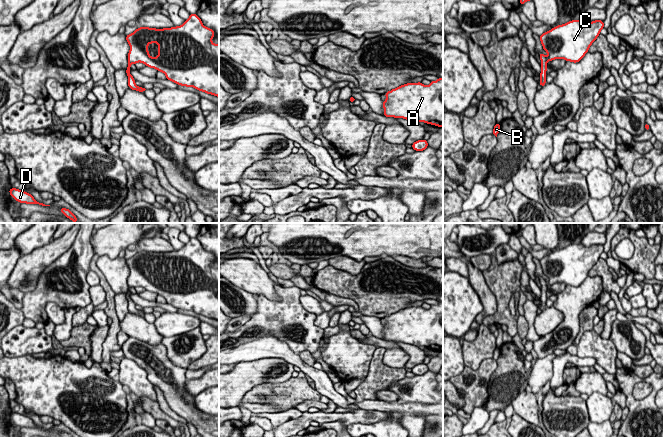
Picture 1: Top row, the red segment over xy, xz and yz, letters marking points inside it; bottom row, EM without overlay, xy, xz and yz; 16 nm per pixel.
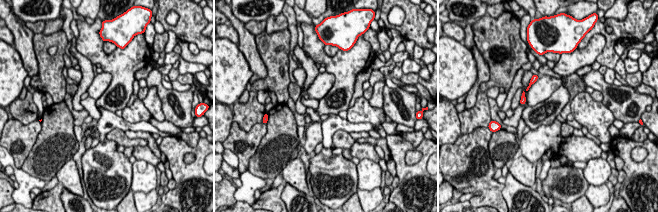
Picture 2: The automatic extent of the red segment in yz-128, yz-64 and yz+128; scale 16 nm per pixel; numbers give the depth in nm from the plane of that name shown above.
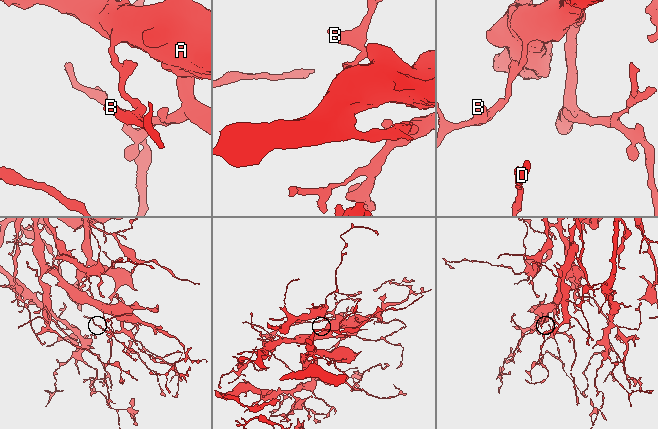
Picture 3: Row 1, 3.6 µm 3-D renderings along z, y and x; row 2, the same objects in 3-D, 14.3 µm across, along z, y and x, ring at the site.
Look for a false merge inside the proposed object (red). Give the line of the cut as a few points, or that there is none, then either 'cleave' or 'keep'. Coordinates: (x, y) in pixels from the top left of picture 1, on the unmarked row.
cut none; keep

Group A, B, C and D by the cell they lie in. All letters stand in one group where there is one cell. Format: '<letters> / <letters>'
A B C D

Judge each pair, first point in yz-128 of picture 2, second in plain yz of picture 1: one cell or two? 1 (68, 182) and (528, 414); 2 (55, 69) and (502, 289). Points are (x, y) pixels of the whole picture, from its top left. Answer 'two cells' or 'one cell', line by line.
1: one cell
2: one cell

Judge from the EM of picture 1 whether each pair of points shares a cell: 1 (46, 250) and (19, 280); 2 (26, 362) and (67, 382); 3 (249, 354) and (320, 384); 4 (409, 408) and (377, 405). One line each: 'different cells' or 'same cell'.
1: same cell
2: same cell
3: same cell
4: same cell

